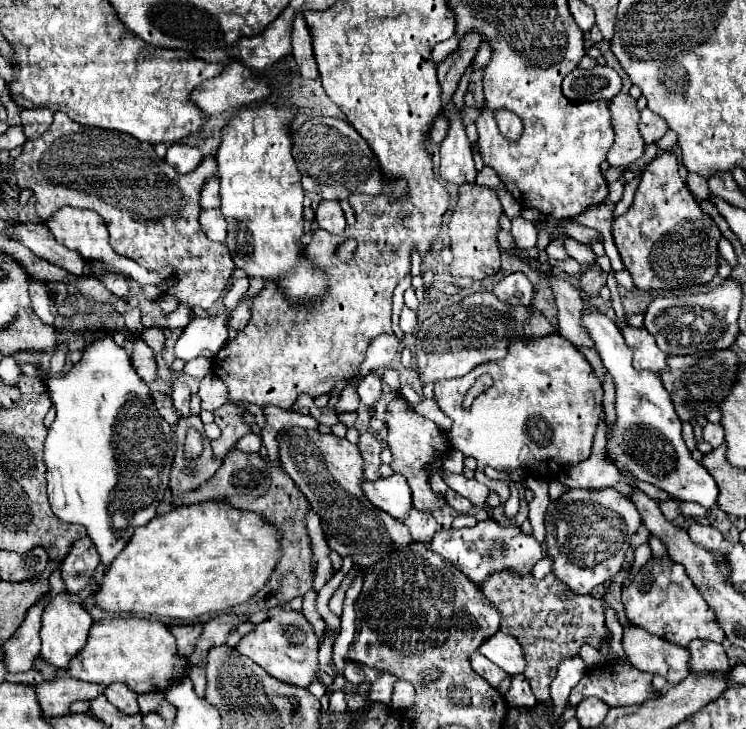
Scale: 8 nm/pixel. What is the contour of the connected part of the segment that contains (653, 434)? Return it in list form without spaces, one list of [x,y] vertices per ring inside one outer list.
[[[583,303],[581,327],[587,331],[589,339],[593,341],[607,373],[615,383],[615,413],[617,419],[611,425],[607,437],[607,459],[619,469],[631,473],[639,481],[647,481],[671,497],[695,501],[705,509],[715,507],[717,501],[717,485],[709,471],[697,463],[683,437],[681,437],[681,421],[673,409],[671,397],[661,385],[659,375],[649,371],[635,371],[631,365],[633,353],[625,345],[619,327],[607,319],[597,307]]]

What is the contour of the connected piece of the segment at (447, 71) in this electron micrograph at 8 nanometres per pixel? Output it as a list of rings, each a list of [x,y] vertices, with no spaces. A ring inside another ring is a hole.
[[[467,33],[467,37],[463,37],[461,41],[461,49],[451,53],[439,67],[437,67],[437,77],[439,77],[439,85],[441,85],[441,101],[443,101],[443,109],[447,107],[447,103],[451,101],[453,93],[459,87],[459,81],[465,73],[465,69],[471,65],[477,49],[481,45],[481,35],[479,33]]]

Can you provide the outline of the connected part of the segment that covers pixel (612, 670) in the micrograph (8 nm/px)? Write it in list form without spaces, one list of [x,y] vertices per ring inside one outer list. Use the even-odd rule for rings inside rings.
[[[609,663],[591,669],[573,689],[569,703],[575,705],[585,697],[601,697],[611,707],[625,707],[655,697],[651,691],[651,675],[635,669],[629,663]]]

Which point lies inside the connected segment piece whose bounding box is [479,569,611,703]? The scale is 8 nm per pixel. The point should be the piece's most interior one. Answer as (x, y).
(550, 622)

